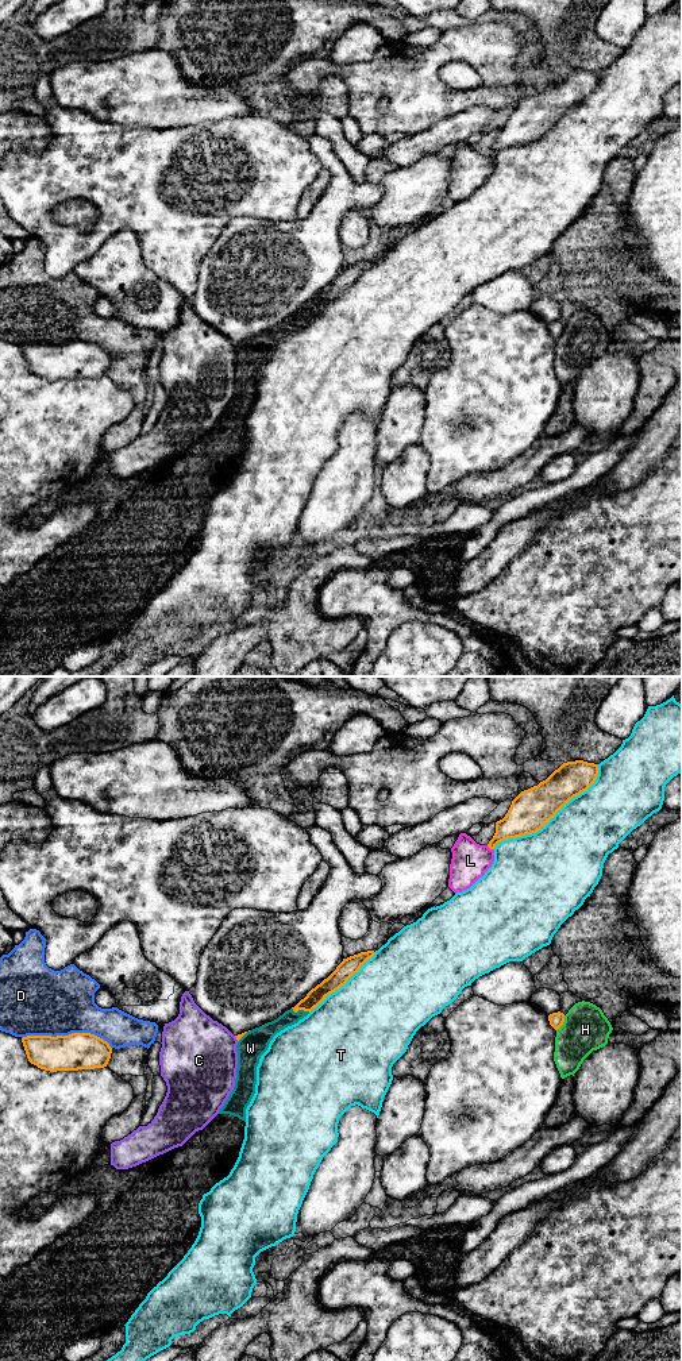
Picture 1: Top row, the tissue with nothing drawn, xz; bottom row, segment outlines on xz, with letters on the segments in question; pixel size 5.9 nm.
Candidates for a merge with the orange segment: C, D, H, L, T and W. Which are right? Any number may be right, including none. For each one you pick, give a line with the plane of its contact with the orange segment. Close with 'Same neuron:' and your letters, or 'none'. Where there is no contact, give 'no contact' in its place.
Same neuron: none

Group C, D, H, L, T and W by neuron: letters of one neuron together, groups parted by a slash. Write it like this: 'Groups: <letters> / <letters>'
Groups: C / D / H / L / T / W

